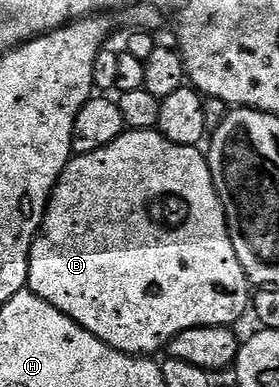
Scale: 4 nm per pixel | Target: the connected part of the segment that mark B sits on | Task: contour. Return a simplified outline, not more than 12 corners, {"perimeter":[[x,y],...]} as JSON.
{"perimeter":[[74,154],[26,284],[125,354],[252,283],[207,155]]}

